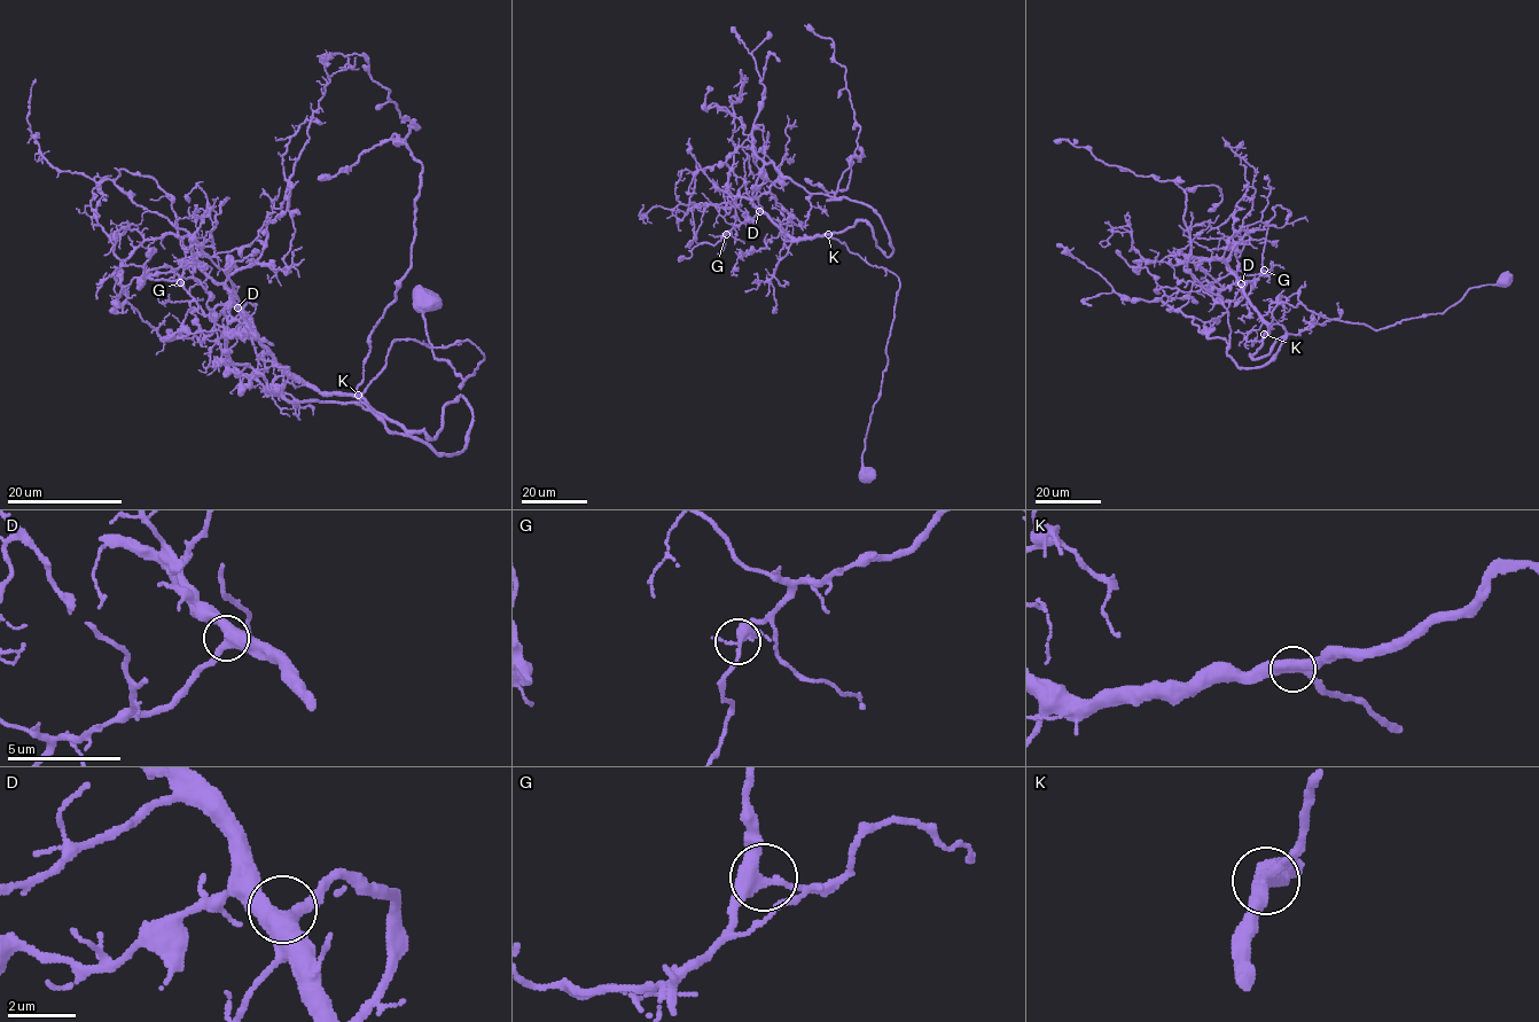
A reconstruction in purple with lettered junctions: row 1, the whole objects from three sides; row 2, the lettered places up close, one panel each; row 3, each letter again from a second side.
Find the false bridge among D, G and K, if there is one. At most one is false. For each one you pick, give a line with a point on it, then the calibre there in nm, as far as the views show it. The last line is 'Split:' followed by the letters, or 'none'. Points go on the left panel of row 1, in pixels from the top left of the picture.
Split: none

